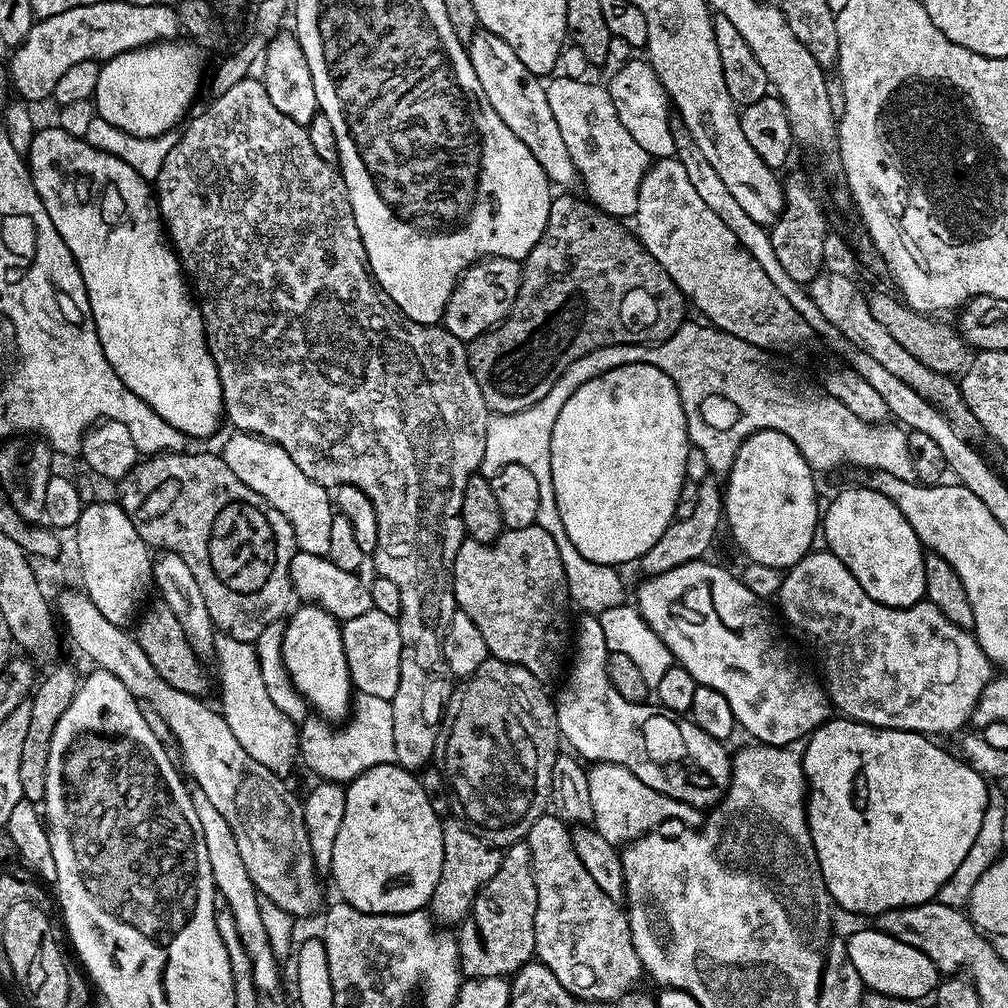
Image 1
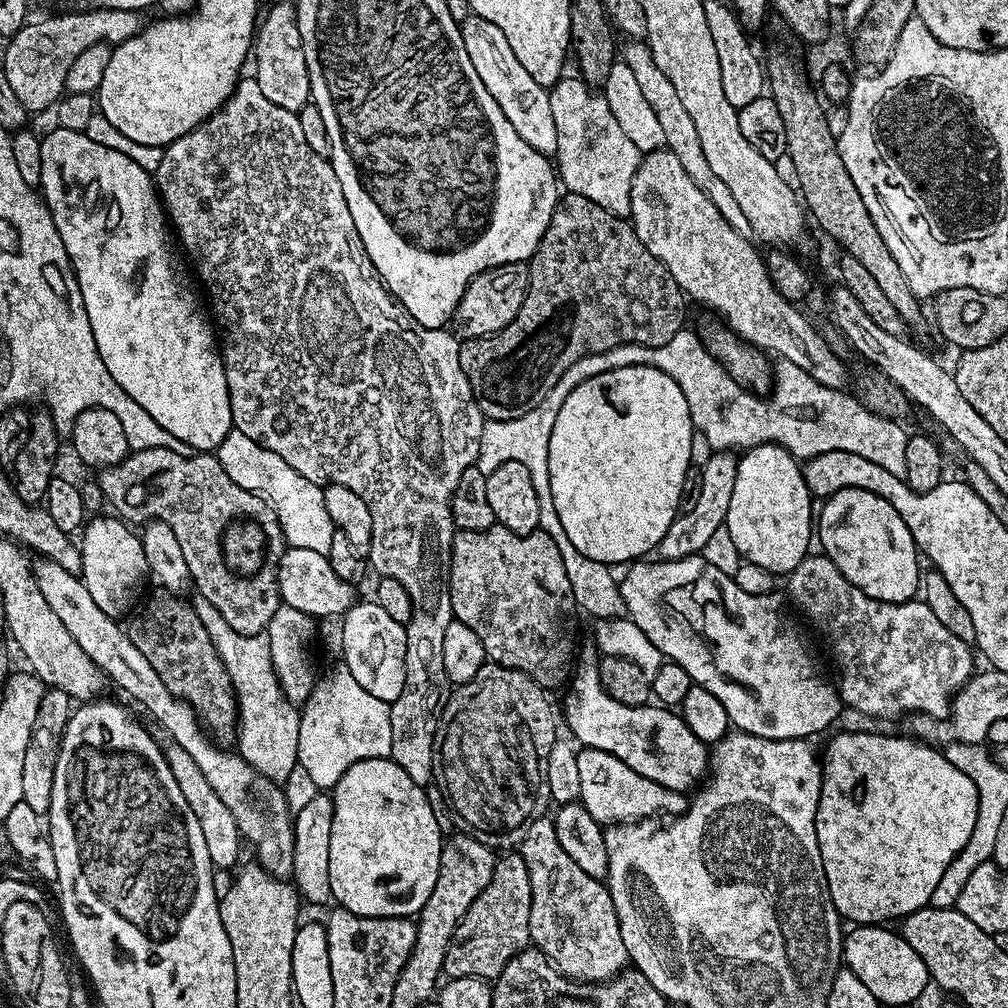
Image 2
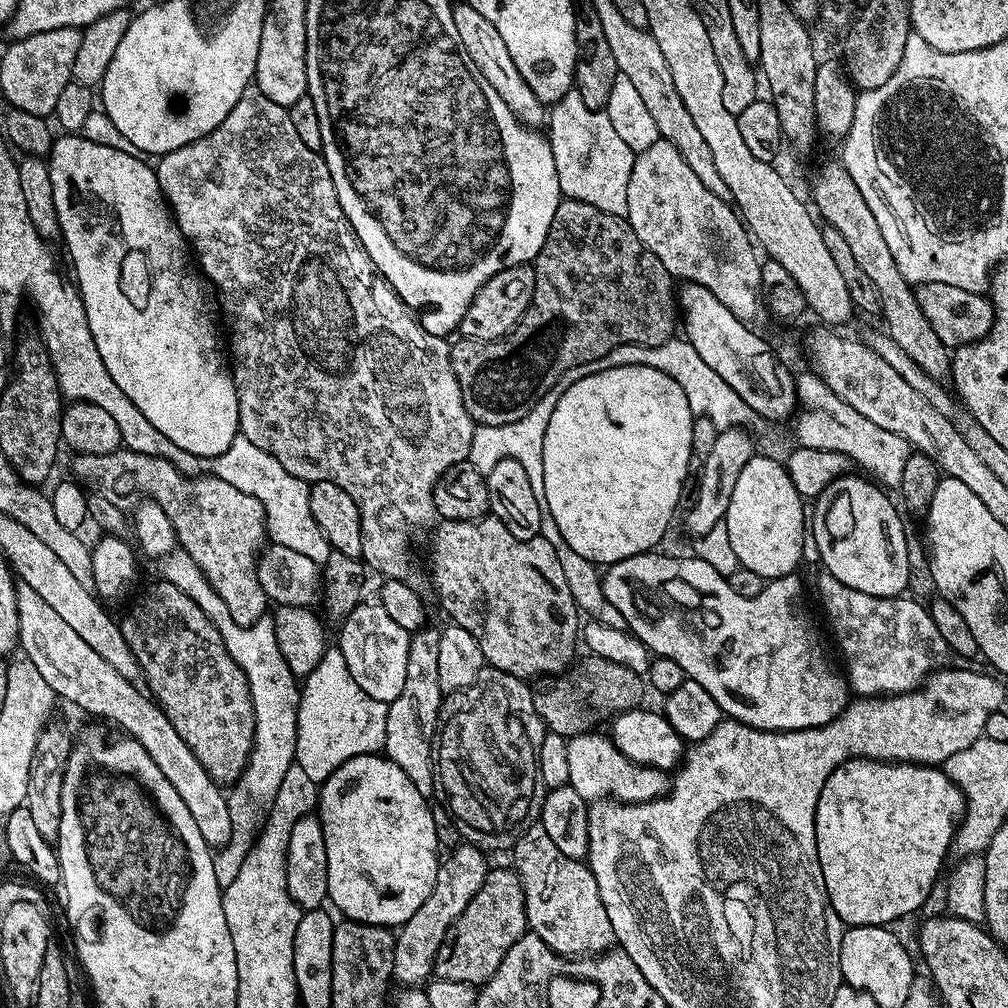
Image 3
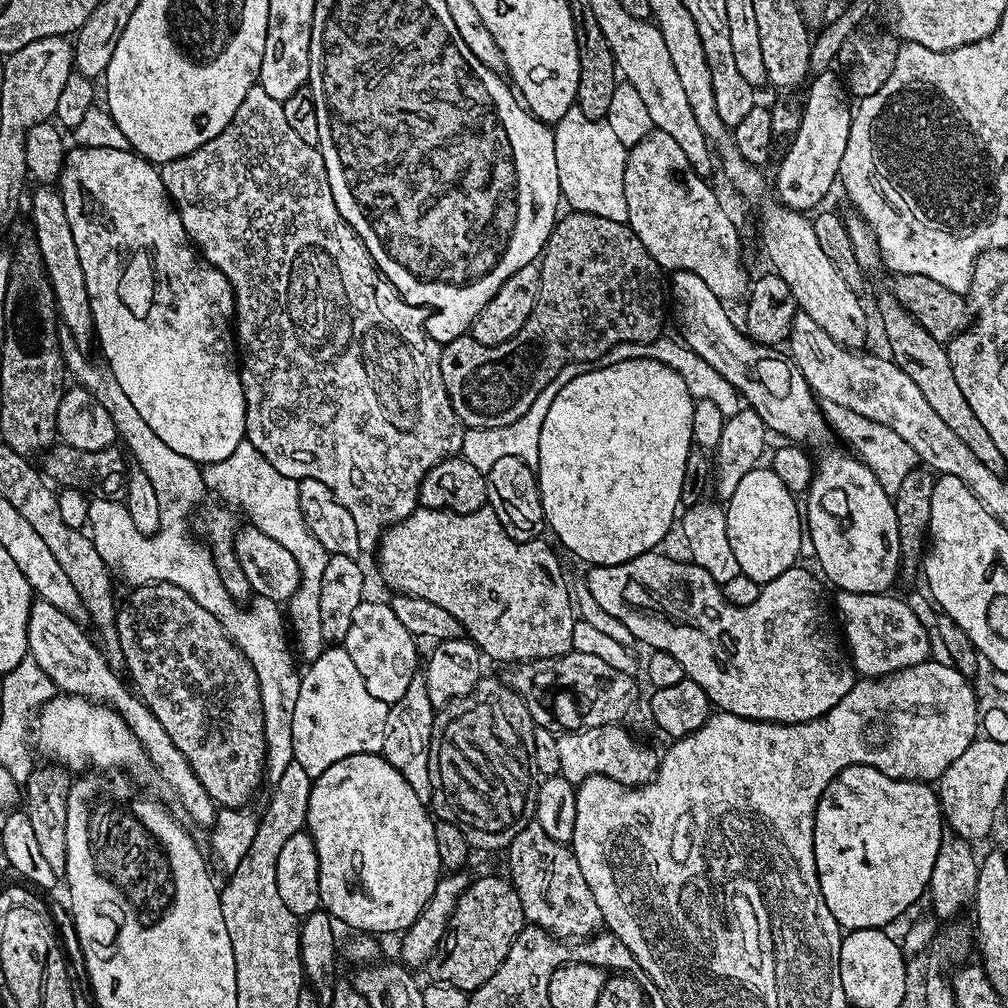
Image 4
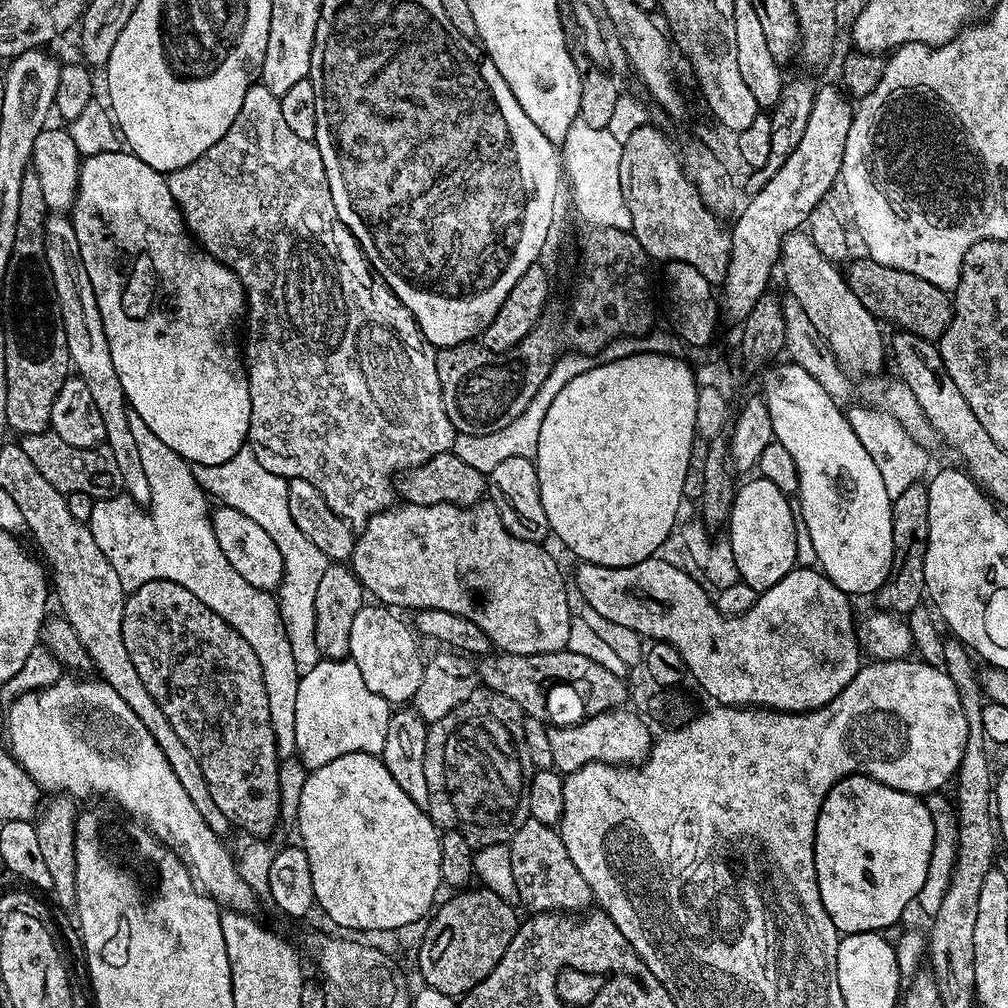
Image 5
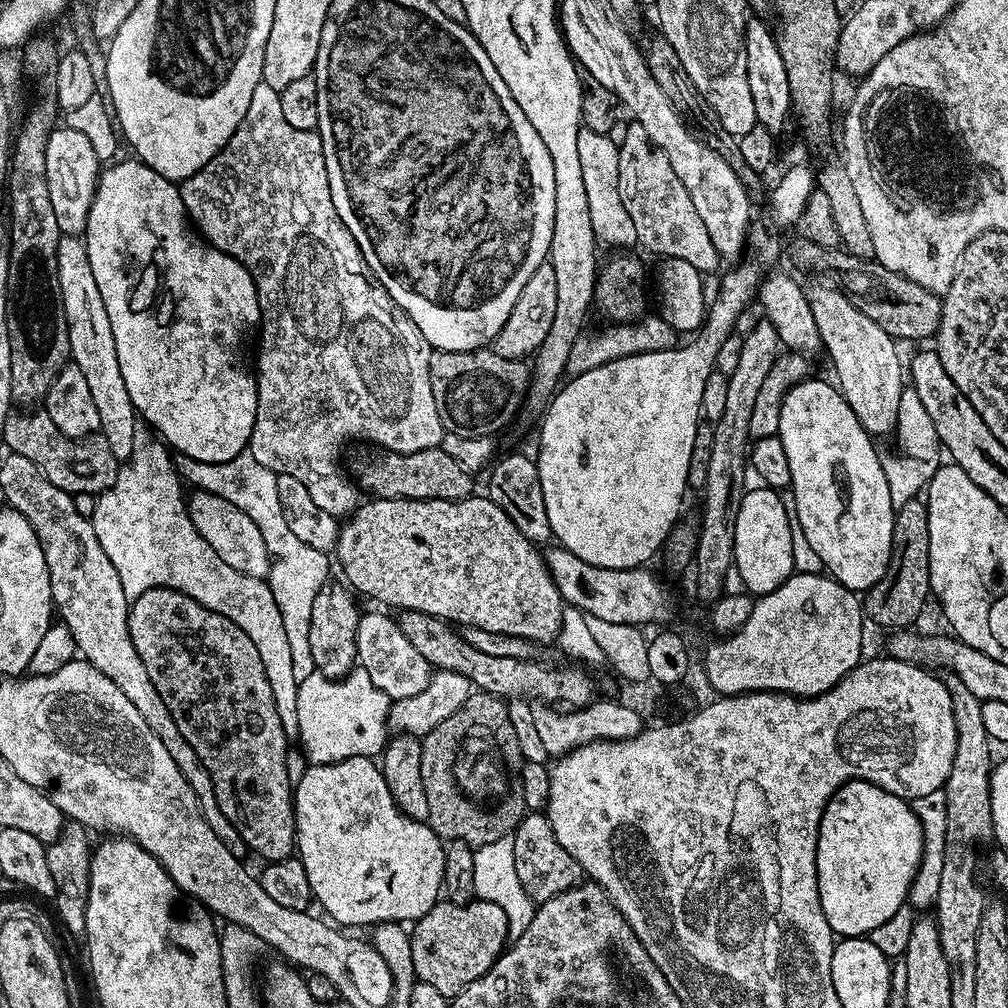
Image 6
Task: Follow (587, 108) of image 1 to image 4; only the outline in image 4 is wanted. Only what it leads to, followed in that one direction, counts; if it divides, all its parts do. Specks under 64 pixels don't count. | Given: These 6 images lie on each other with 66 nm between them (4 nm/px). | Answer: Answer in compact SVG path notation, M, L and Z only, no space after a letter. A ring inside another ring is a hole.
M572 107L557 120L552 133L554 158L558 162L558 182L563 203L573 212L598 214L610 222L627 224L624 175L628 148L618 142L617 135L604 120L591 120L582 110Z

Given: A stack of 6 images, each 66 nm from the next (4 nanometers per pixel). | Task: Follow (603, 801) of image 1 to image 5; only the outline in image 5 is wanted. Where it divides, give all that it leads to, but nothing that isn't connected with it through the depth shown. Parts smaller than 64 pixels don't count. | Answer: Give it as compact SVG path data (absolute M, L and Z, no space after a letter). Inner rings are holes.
M624 706L614 708L569 728L549 727L552 768L561 774L567 774L587 764L636 766L647 760L652 751L654 735L644 725L642 717L635 716L626 709Z

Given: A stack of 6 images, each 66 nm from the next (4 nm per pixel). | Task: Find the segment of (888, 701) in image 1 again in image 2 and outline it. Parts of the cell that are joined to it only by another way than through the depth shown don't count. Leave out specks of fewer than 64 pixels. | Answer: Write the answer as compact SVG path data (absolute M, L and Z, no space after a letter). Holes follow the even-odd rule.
M809 554L793 572L787 573L786 580L790 600L792 595L793 602L824 635L824 640L832 651L832 660L836 663L837 674L840 675L840 702L845 709L853 708L864 716L881 716L884 720L891 716L900 716L903 712L947 717L952 706L952 697L974 674L973 649L967 641L954 638L954 634L950 634L950 630L946 630L946 626L938 622L934 610L930 610L923 599L913 598L895 604L870 598L862 594L858 586L851 584L842 574L842 570L834 566L831 558L823 554Z

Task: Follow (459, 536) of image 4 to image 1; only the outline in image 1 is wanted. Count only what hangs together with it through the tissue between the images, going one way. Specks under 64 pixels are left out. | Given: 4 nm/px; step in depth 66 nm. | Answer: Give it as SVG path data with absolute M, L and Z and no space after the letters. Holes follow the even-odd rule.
M539 524L507 529L492 544L467 538L463 540L454 558L452 585L457 609L466 613L470 622L478 626L482 638L486 638L489 657L522 666L541 682L554 679L560 667L563 664L565 667L564 651L570 648L568 583L562 566L562 554L558 554L558 545Z

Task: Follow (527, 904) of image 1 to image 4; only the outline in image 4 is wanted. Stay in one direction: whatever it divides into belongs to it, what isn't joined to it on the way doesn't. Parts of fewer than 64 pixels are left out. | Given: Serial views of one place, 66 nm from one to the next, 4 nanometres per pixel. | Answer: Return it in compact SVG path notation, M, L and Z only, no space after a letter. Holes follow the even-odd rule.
M480 876L477 880L475 877L462 898L458 898L448 929L428 959L426 973L429 981L449 984L471 994L491 978L498 966L502 966L514 938L518 938L526 921L515 886L511 879L501 876Z

